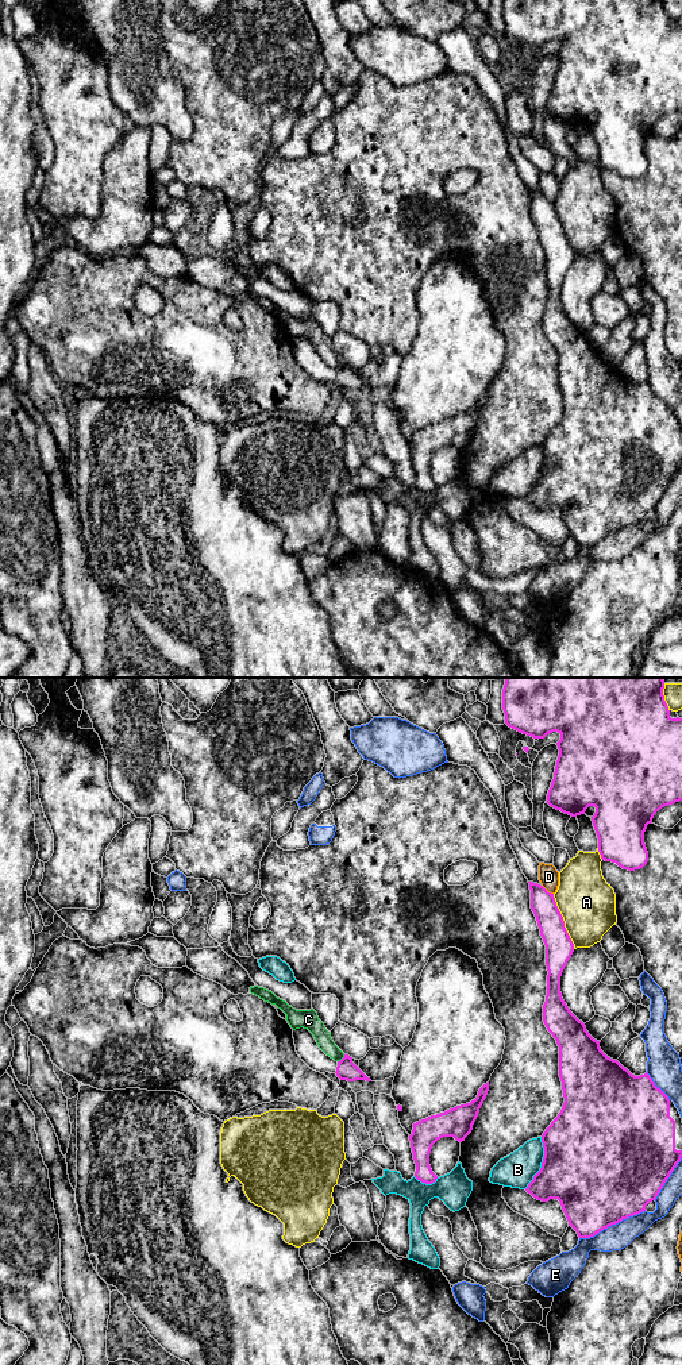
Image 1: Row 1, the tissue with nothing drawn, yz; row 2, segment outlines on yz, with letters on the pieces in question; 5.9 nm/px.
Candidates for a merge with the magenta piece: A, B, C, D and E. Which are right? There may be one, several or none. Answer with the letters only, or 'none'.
none

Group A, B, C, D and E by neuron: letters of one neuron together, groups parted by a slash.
A / B / C / D / E

